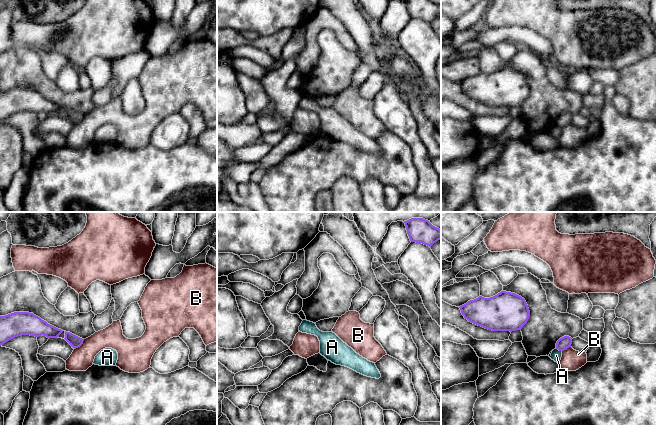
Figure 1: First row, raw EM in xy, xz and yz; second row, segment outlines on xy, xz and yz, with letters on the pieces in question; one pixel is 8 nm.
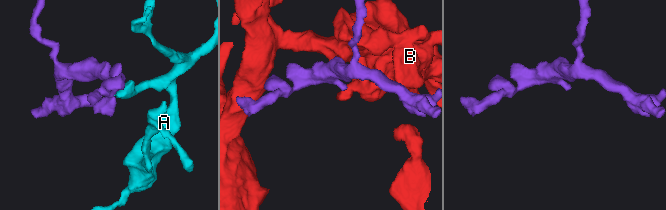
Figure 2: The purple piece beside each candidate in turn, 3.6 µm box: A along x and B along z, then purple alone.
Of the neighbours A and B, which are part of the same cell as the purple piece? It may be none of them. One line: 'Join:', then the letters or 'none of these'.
Join: none of these

